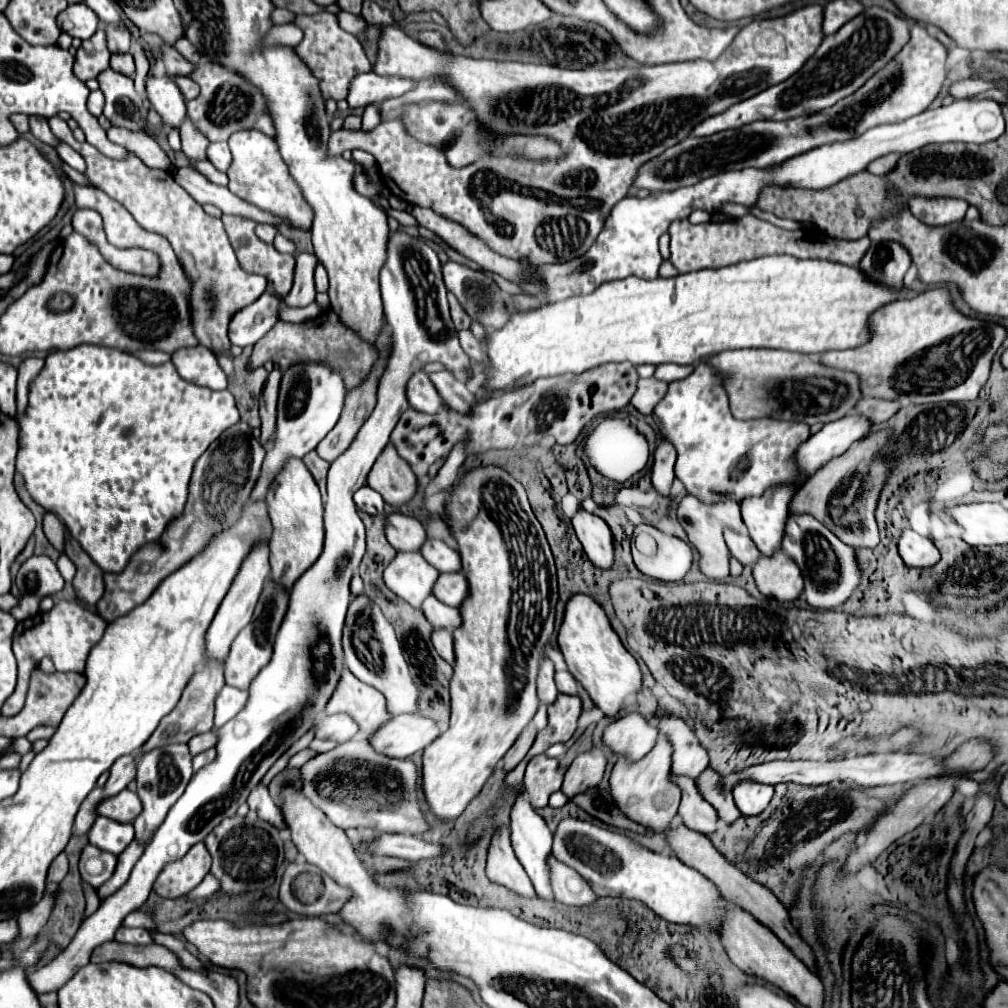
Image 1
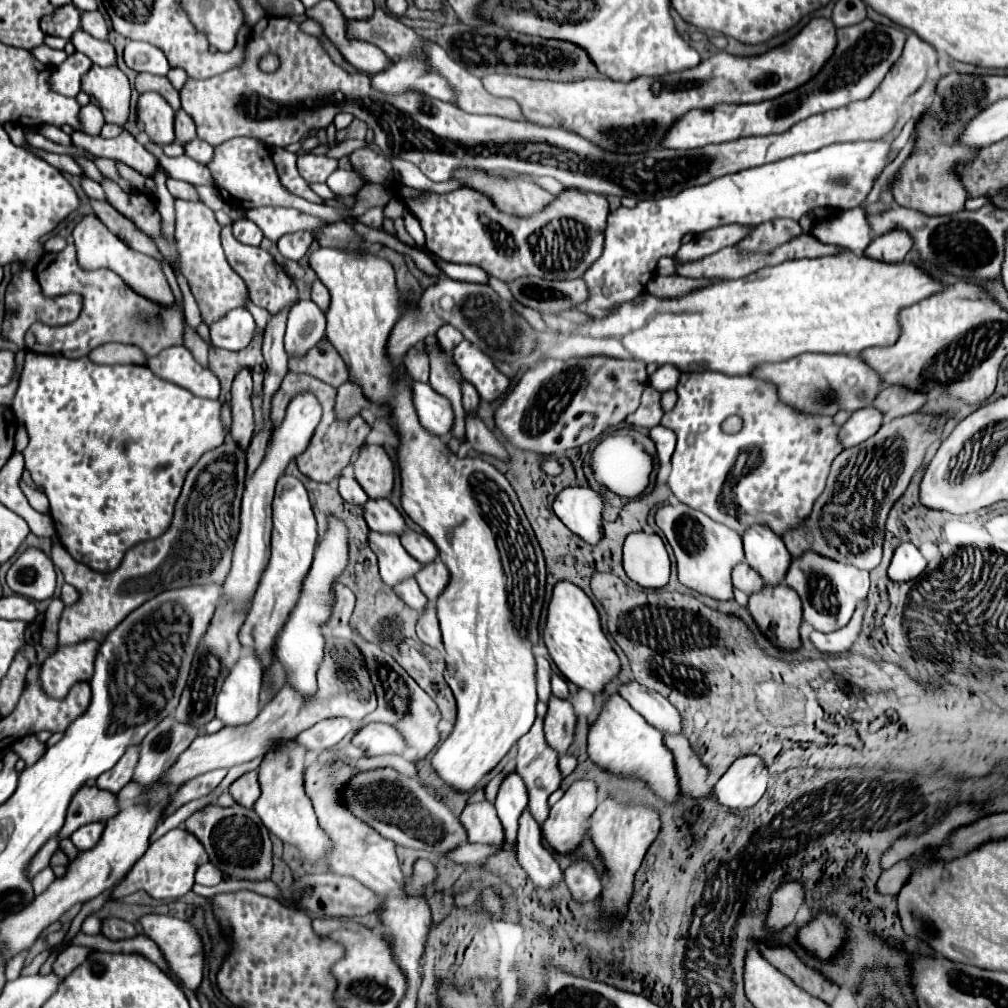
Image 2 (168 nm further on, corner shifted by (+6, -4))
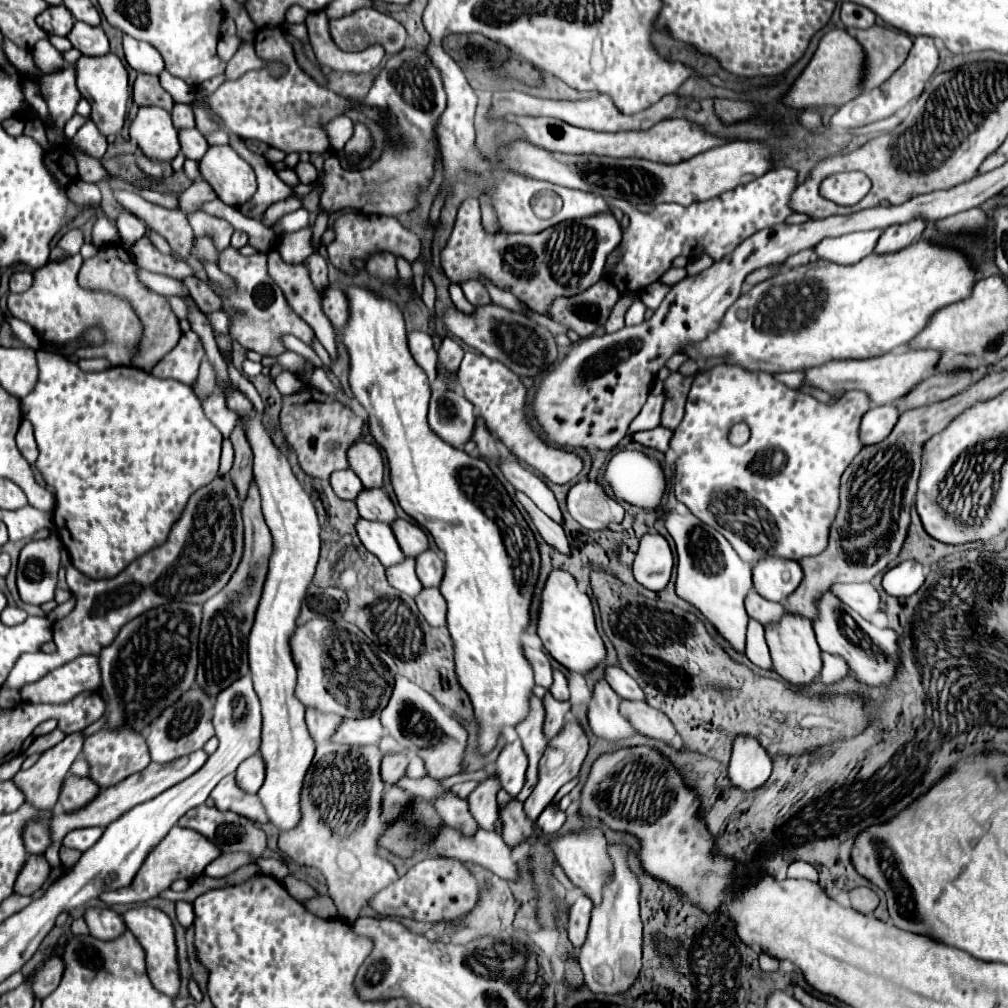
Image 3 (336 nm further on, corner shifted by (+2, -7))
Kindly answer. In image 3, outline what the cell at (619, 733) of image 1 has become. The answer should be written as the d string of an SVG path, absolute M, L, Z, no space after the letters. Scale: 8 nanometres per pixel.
M605 680L595 684L593 698L589 702L589 726L595 736L607 742L617 742L637 734L633 724L629 724L629 718L621 716L619 704L621 696L617 696L617 692Z

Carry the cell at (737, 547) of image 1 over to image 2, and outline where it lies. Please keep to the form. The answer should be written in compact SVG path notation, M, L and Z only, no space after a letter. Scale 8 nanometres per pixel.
M745 563L737 565L737 569L733 569L733 585L747 595L759 593L763 589L761 577L757 577L757 573L753 573L753 569L749 569L749 565L745 565Z

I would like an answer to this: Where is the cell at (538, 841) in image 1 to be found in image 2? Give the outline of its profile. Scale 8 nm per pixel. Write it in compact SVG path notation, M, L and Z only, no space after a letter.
M511 767L509 773L505 773L505 781L499 787L495 809L505 827L505 837L513 845L513 849L515 849L517 821L519 821L521 809L525 809L525 805L527 805L527 789L525 789L521 777Z

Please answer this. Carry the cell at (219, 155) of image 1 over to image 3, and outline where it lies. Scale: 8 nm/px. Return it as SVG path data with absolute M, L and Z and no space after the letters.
M197 128L181 130L179 132L179 142L181 142L181 152L189 160L201 160L205 156L205 152L209 150L207 140L203 138L201 132L197 132Z

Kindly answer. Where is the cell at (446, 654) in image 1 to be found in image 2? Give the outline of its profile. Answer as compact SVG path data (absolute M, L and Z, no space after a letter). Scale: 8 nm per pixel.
M427 605L425 611L421 613L419 621L417 621L417 635L421 637L421 641L425 641L427 645L435 647L435 649L443 649L441 643L441 631L439 631L439 621L437 621L437 613L433 605Z

